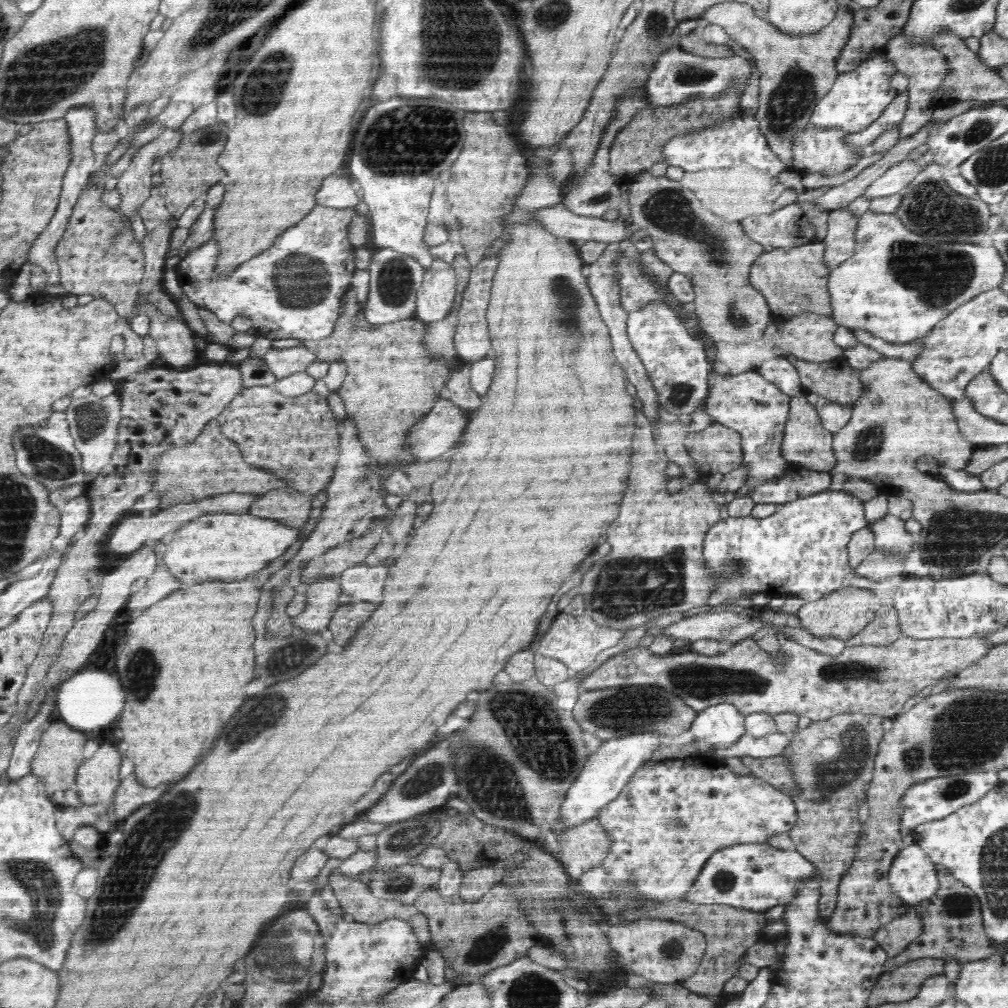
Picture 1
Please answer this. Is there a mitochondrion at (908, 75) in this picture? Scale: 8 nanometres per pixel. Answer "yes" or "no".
no

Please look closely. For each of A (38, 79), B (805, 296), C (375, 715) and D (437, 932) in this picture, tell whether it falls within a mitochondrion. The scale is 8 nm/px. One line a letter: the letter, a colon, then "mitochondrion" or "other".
A: mitochondrion
B: mitochondrion
C: other
D: other

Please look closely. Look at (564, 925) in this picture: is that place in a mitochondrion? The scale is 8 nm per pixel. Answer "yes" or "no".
yes

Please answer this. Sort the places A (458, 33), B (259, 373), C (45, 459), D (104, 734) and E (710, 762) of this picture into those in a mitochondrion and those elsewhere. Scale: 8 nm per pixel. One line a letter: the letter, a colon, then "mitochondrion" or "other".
A: mitochondrion
B: other
C: mitochondrion
D: other
E: other

